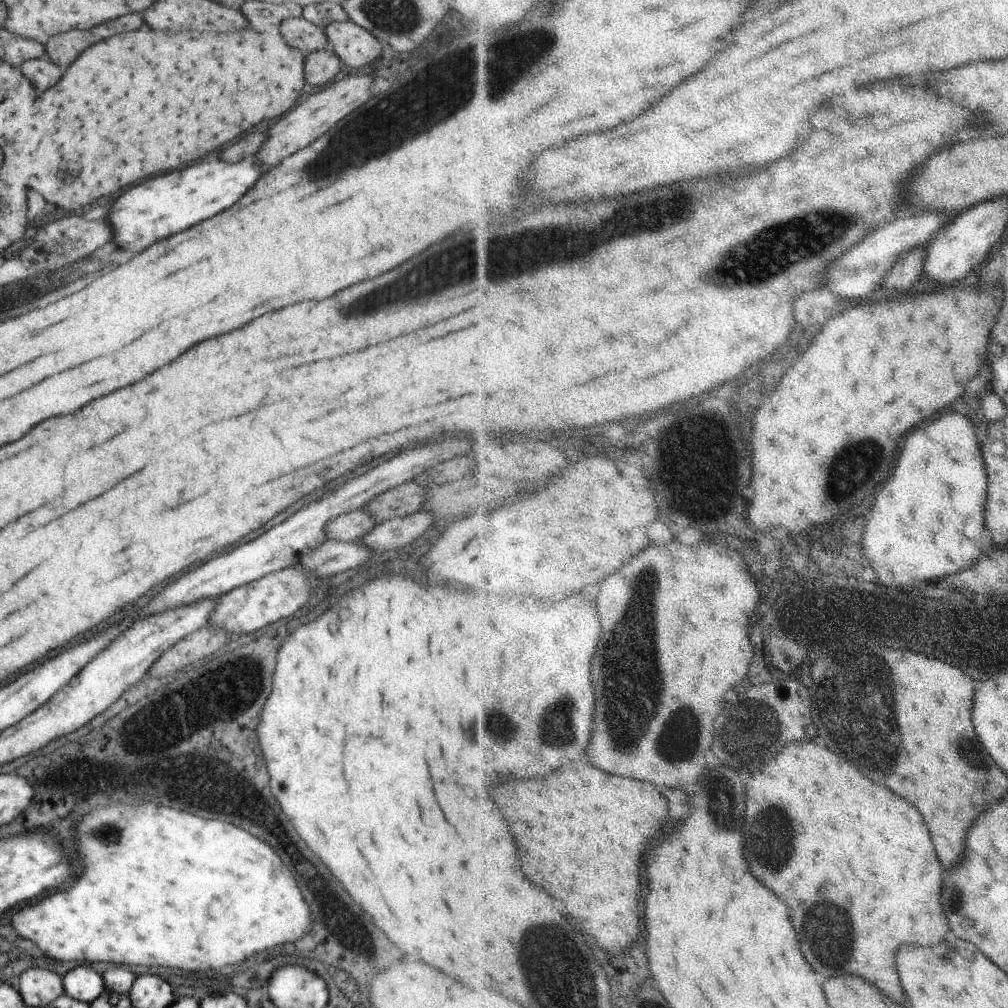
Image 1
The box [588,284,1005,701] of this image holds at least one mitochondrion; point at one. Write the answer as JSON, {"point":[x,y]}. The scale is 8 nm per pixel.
{"point":[852,468]}

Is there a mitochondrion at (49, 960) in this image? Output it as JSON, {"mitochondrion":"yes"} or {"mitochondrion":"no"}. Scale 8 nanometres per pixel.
{"mitochondrion":"no"}

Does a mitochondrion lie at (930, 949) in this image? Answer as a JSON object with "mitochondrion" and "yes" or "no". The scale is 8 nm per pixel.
{"mitochondrion":"no"}

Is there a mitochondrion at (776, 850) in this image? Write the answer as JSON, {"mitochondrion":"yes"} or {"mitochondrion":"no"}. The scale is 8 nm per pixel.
{"mitochondrion":"yes"}

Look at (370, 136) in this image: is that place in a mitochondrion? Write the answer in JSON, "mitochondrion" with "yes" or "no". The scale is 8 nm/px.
{"mitochondrion":"yes"}

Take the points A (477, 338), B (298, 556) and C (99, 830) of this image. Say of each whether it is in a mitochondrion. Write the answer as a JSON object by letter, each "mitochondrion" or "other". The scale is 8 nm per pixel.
{"A":"other","B":"other","C":"mitochondrion"}

